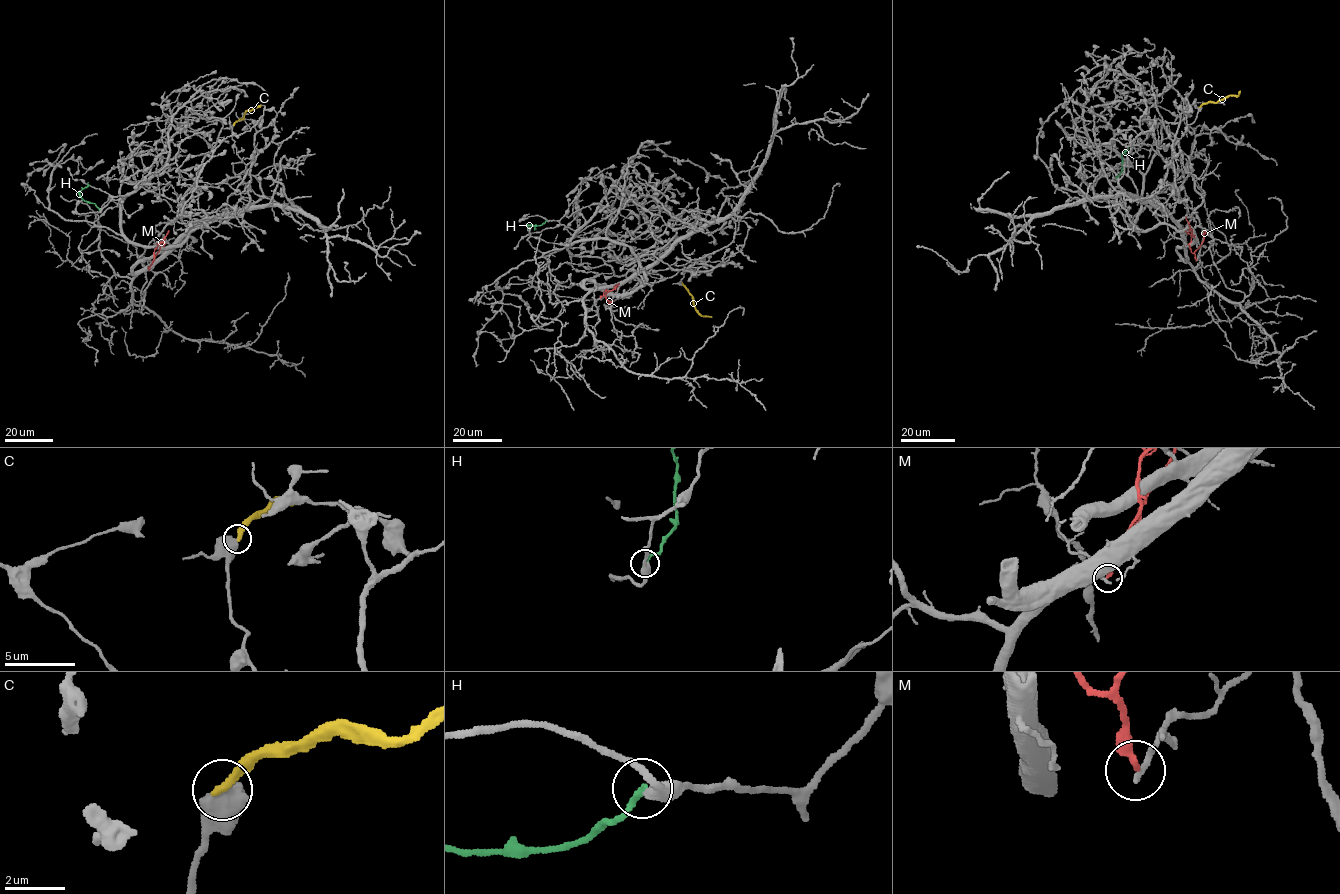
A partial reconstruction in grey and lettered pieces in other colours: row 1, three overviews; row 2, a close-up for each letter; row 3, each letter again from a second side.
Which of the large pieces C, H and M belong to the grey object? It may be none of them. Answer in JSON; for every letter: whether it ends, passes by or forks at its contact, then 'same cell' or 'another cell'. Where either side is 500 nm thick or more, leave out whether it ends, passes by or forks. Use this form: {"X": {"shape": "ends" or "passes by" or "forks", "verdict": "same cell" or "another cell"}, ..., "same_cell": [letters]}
{"C": {"verdict": "another cell"}, "H": {"verdict": "another cell"}, "M": {"shape": "ends", "verdict": "another cell"}, "same_cell": []}

